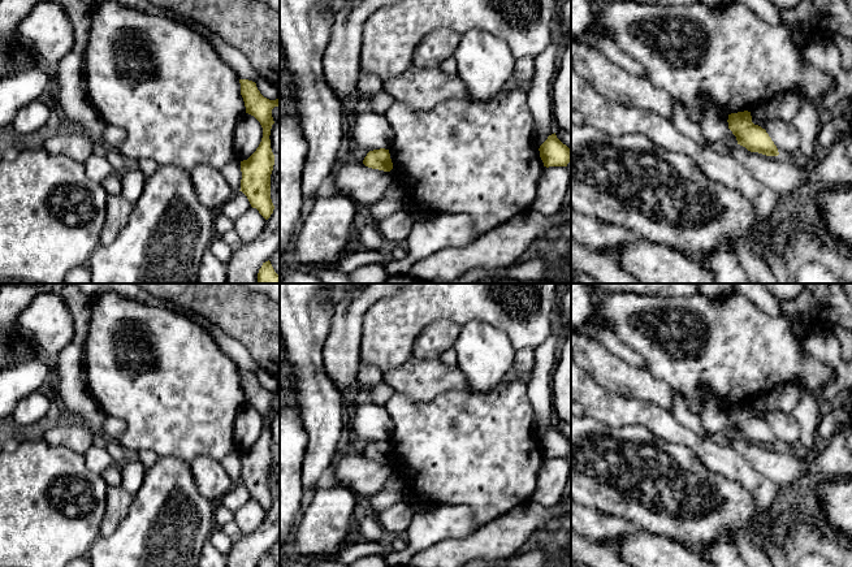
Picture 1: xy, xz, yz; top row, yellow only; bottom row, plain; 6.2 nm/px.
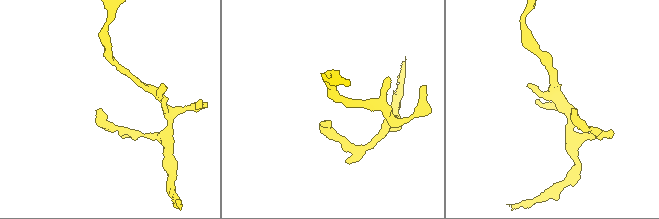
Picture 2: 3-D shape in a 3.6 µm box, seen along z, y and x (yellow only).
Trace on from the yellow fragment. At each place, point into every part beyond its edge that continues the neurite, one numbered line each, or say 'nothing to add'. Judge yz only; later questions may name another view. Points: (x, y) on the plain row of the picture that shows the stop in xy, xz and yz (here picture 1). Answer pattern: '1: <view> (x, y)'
nothing to add

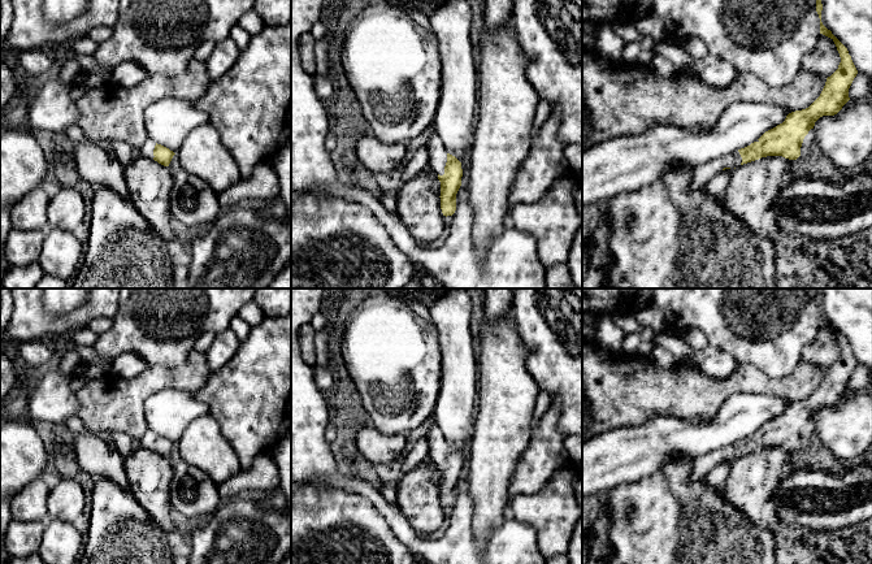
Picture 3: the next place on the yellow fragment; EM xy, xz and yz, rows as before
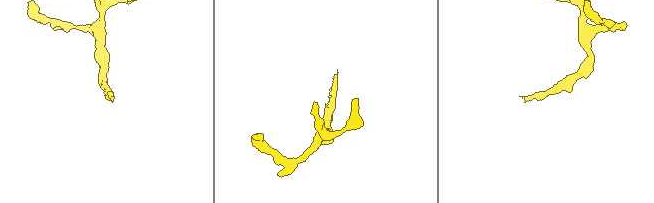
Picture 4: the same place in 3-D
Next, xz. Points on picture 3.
1: xz (438, 446)

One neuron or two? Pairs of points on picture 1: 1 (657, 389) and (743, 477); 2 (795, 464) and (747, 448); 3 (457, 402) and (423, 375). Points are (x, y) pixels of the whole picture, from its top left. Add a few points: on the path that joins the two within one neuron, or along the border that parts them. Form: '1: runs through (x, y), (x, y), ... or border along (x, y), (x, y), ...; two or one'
1: border along (641, 398), (670, 411); two
2: runs through (783, 464), (758, 457); one
3: border along (472, 392), (442, 392), (428, 401), (414, 399); two

